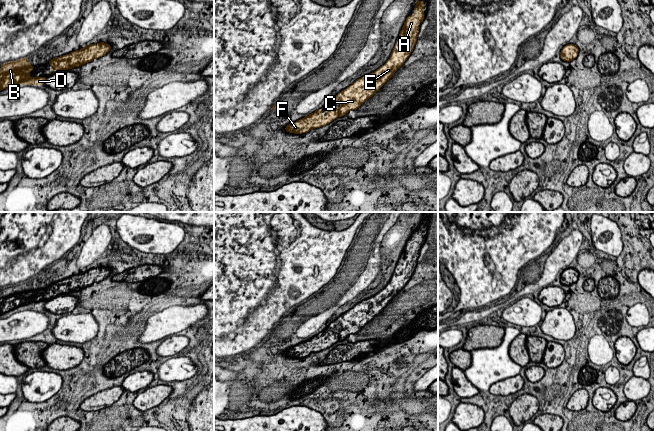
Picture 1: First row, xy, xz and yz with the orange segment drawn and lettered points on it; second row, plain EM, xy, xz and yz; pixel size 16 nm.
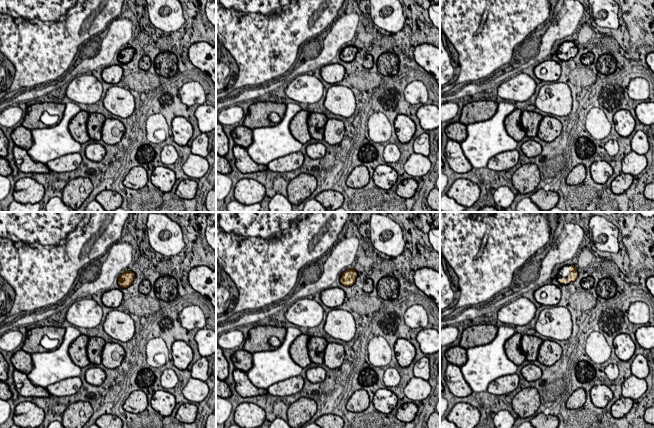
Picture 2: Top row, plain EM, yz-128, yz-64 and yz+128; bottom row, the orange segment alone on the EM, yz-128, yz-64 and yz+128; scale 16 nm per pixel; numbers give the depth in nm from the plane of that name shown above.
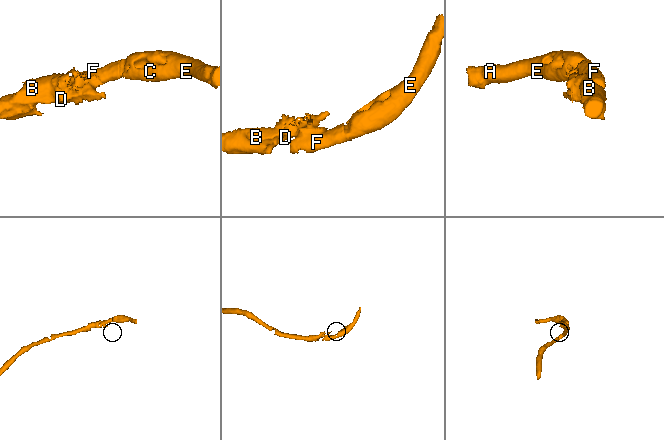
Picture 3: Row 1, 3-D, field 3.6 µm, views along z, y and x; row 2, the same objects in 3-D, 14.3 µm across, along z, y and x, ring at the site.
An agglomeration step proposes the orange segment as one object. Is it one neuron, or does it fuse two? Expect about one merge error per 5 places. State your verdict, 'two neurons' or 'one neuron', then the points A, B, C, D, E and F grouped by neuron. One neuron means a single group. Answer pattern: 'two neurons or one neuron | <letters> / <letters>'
one neuron | A B C D E F

